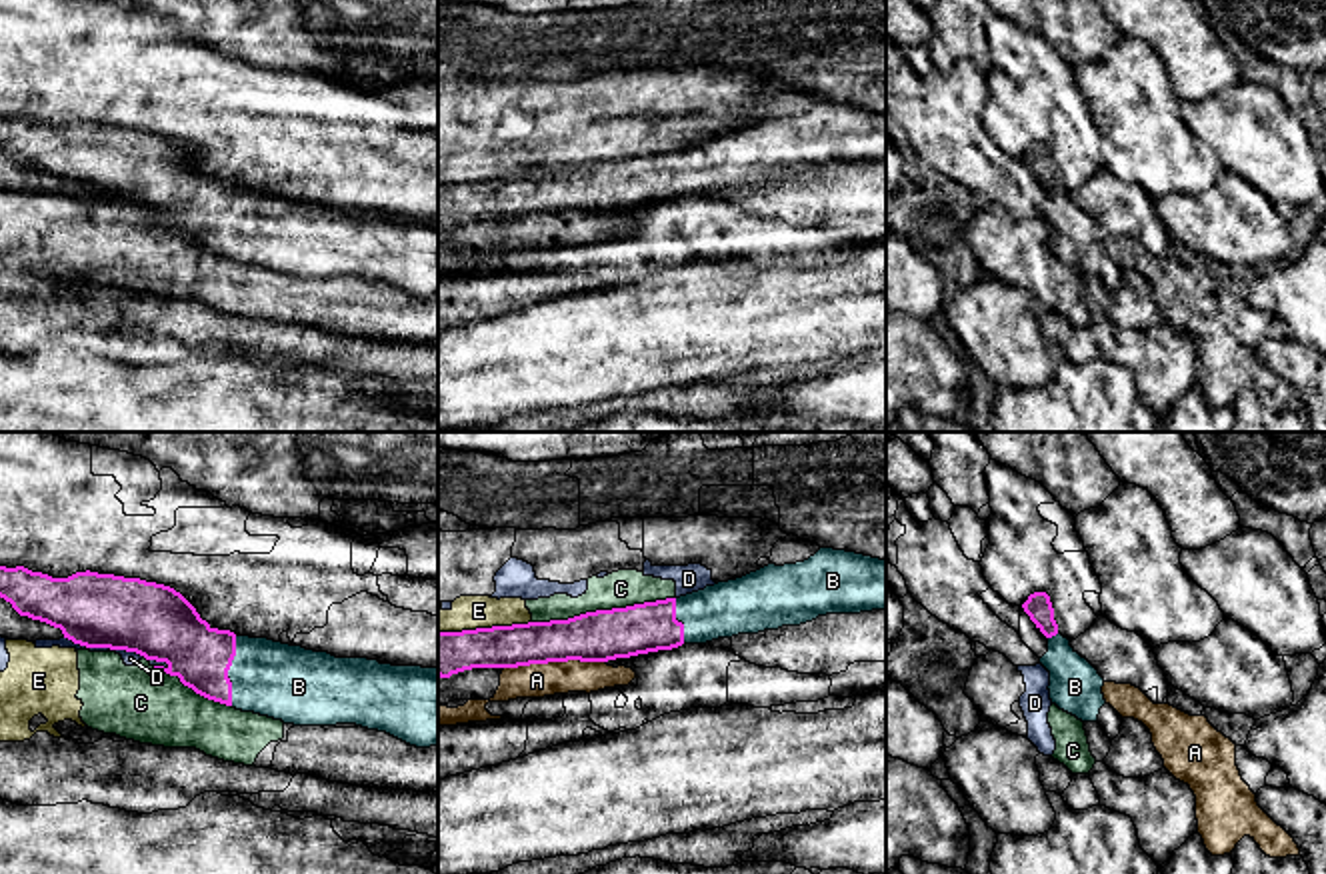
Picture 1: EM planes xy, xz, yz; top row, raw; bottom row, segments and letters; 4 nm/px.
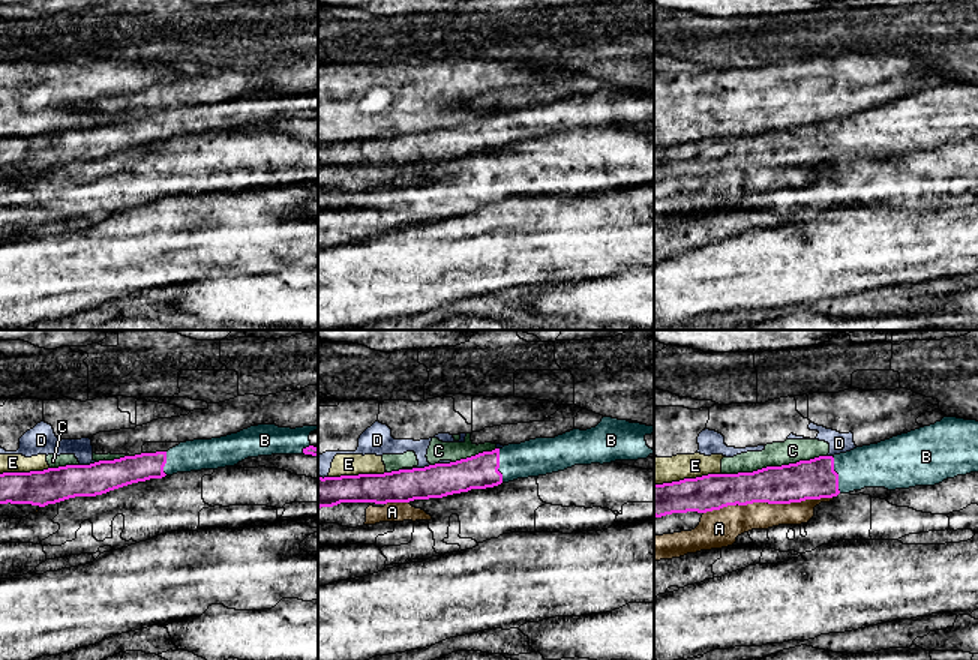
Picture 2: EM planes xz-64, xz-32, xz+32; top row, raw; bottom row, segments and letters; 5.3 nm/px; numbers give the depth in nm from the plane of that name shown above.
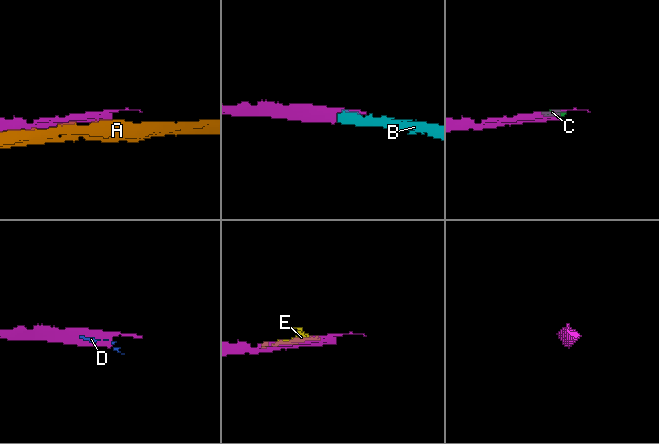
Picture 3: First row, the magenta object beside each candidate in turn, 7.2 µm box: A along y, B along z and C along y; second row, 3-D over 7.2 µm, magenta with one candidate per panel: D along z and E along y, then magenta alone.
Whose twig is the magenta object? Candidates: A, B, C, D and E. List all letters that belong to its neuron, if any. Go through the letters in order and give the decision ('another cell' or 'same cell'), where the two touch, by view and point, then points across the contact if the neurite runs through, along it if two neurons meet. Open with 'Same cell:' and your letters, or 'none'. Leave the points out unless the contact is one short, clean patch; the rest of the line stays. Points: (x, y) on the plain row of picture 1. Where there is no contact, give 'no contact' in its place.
Same cell: B
A: another cell; contact xz (554, 212)
B: same cell; contact xy (228, 220)
C: another cell; contact xz (602, 162)
D: another cell; contact xy (104, 198)
E: another cell; contact xz (484, 180)

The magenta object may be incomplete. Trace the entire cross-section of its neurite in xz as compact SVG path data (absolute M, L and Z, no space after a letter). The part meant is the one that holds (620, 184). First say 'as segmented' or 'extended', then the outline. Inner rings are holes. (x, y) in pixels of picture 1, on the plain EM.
extended; M820 100L804 114L768 116L680 150L568 172L438 184L438 228L568 212L608 214L872 162L886 162L886 112Z

